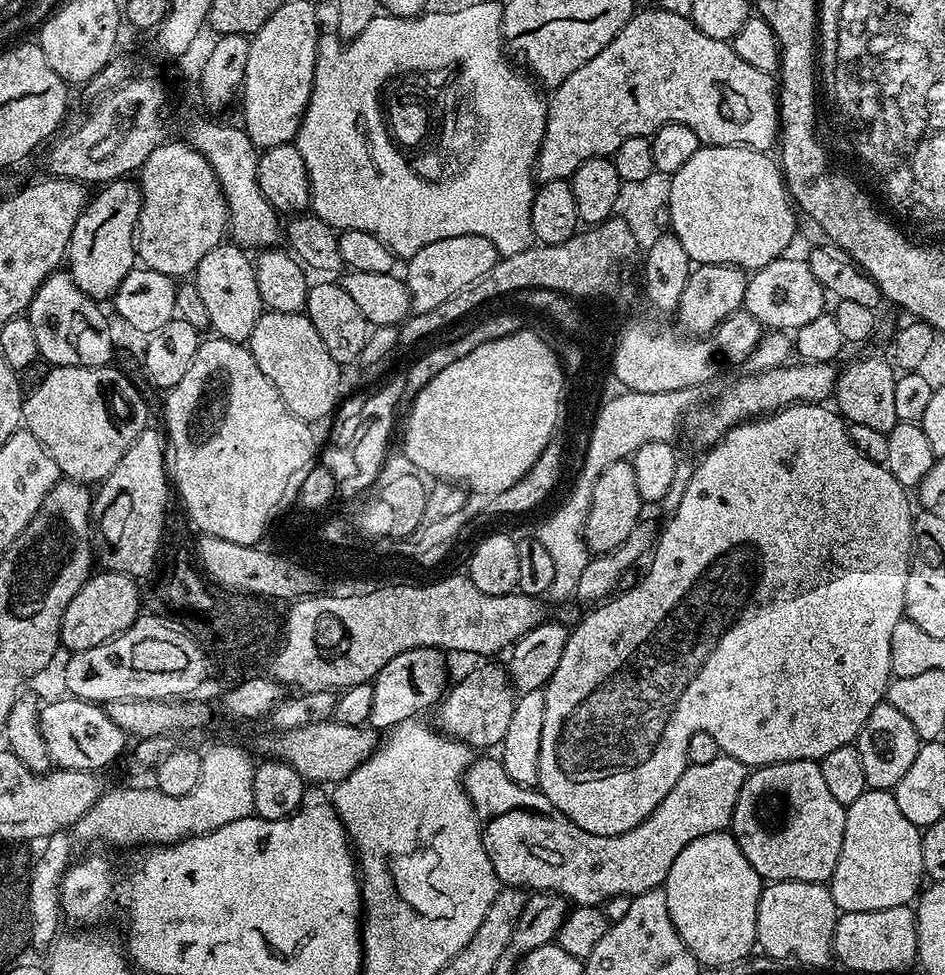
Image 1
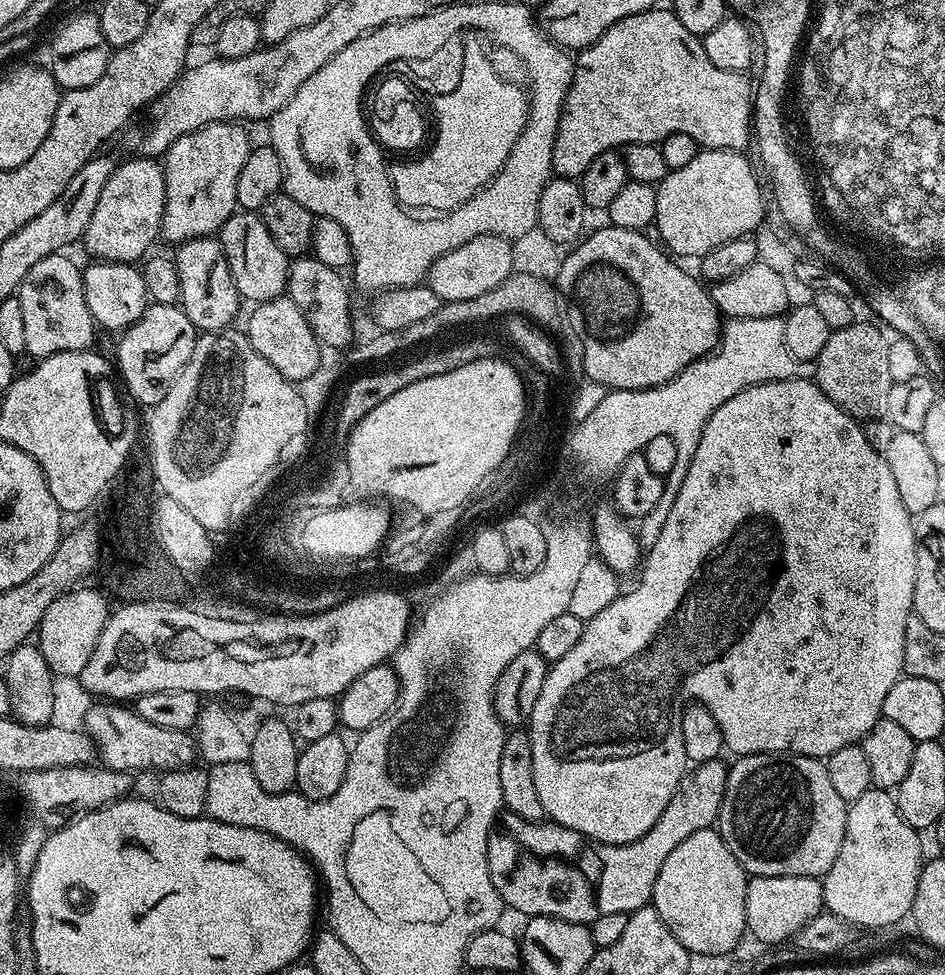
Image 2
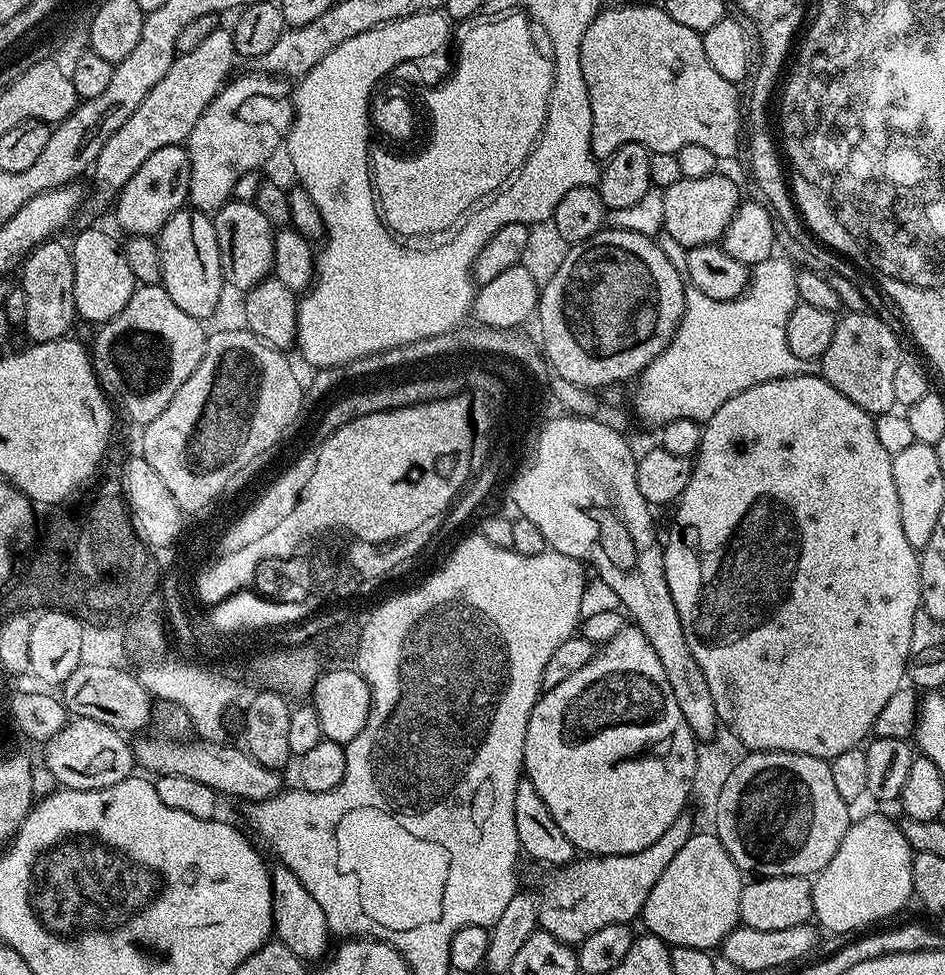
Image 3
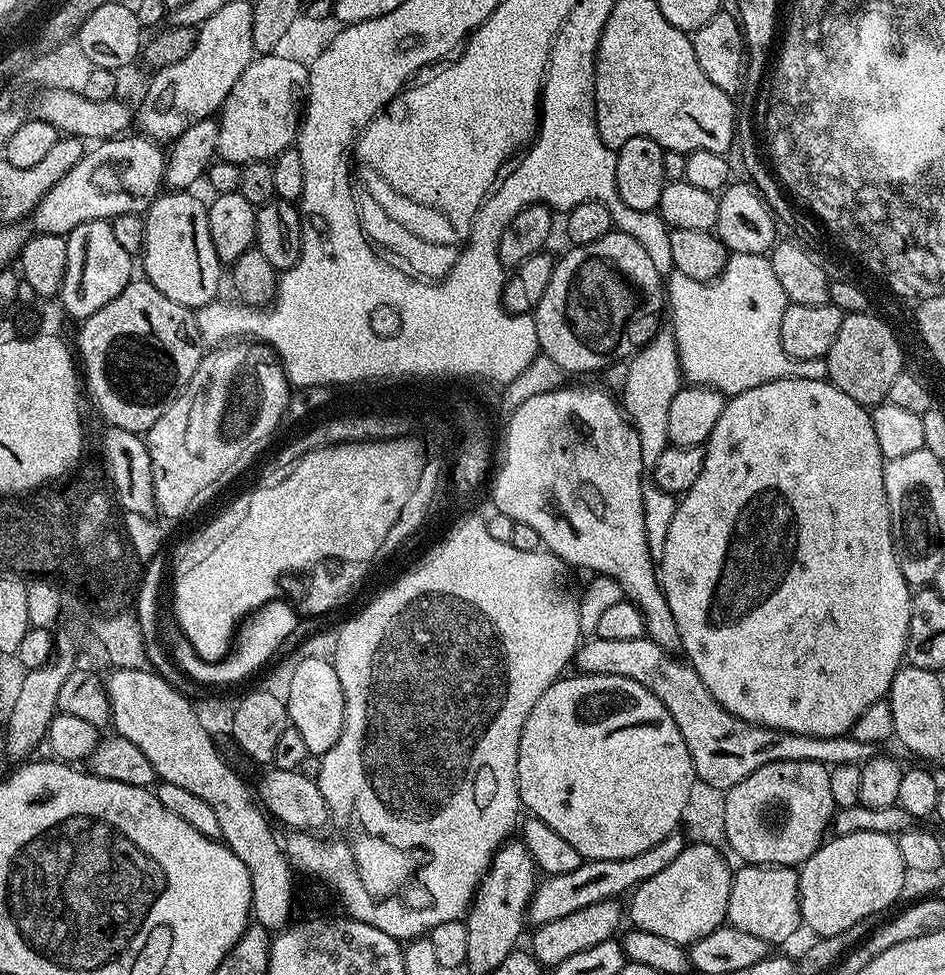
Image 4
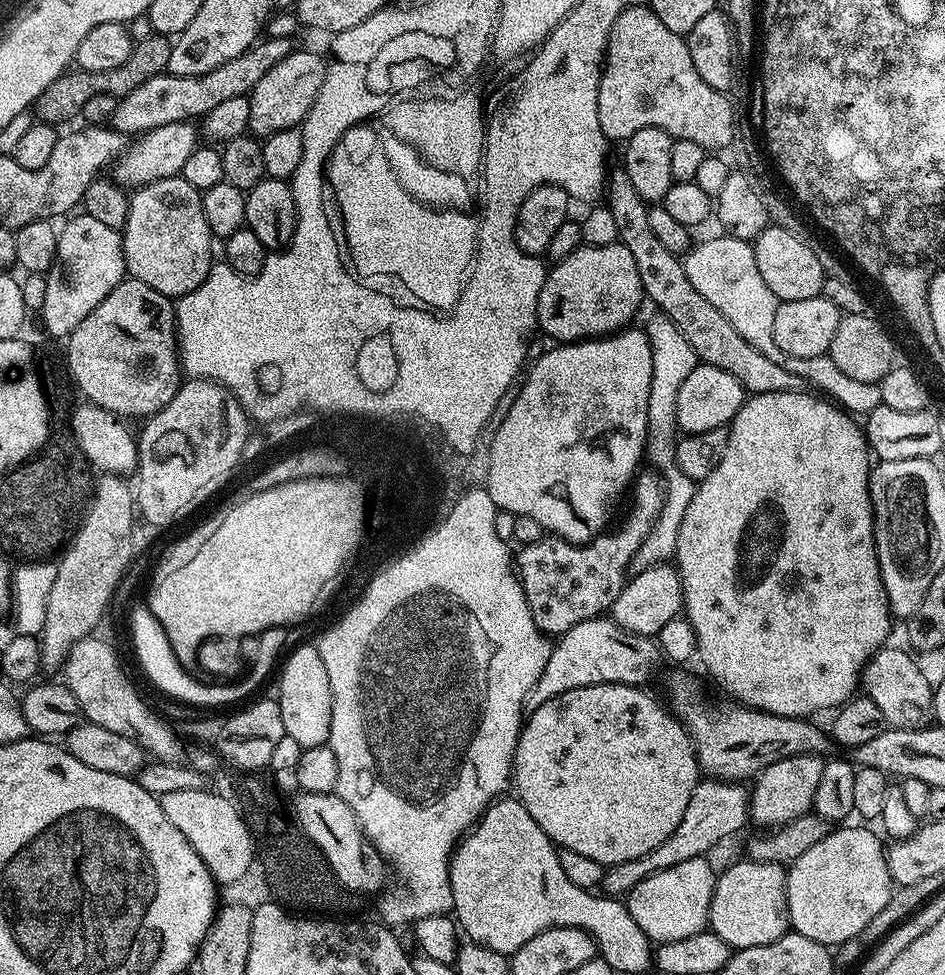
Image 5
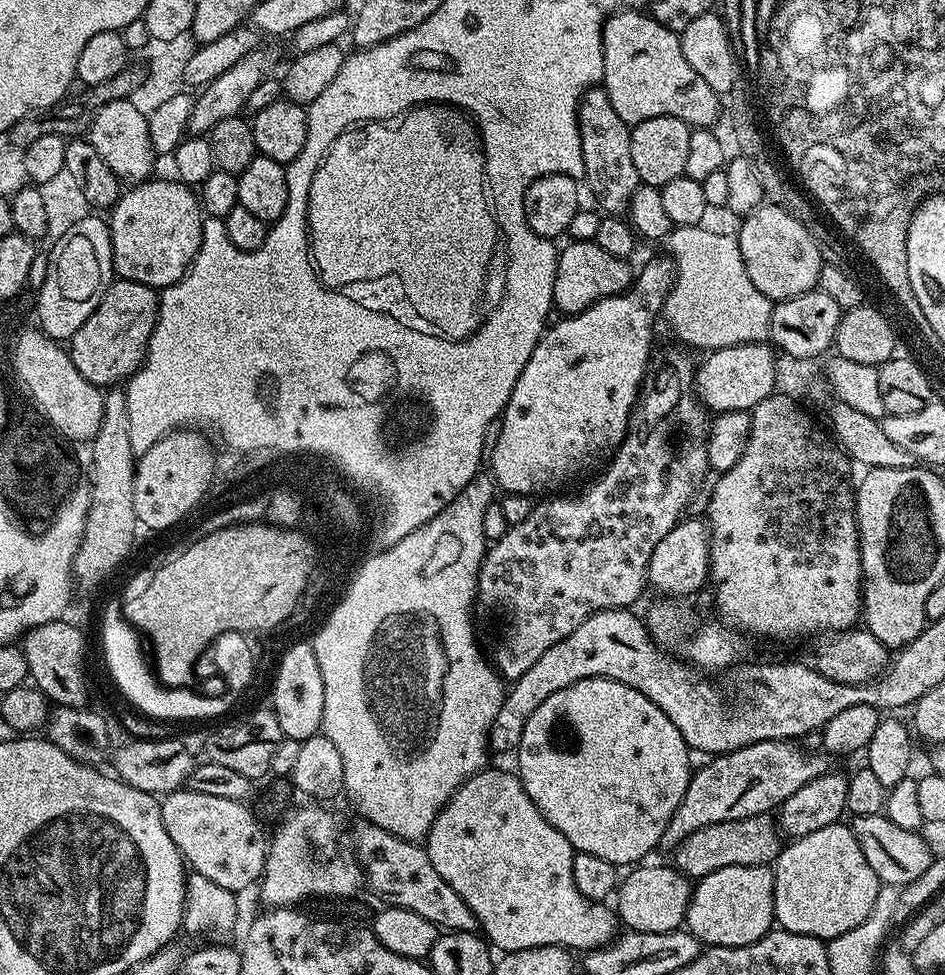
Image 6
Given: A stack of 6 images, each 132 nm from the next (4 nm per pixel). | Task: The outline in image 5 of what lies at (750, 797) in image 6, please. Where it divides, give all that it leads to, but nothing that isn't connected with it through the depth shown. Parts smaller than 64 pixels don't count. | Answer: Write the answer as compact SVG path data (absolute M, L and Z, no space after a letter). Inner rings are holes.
M719 778L701 779L694 794L690 794L690 806L686 806L686 814L682 814L682 822L678 822L674 834L670 834L662 846L654 846L650 854L642 854L642 858L630 858L630 862L611 865L604 873L603 891L613 898L624 898L634 890L634 886L638 886L638 882L650 878L650 874L670 870L670 866L690 862L690 858L707 857L715 844L722 843L727 836L747 825L749 816L750 792L743 783Z

